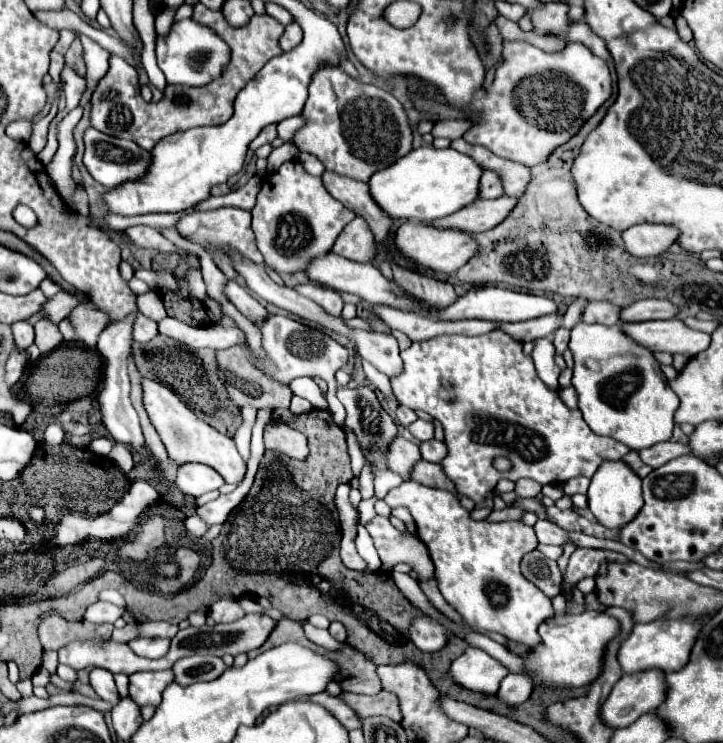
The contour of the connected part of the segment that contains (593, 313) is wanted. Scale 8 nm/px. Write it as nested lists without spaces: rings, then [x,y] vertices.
[[[590,301],[584,311],[582,311],[582,323],[606,323],[606,325],[616,325],[618,323],[618,311],[620,307],[602,303],[602,301]]]

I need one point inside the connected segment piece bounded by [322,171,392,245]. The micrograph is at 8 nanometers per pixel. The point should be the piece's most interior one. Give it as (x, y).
(354, 194)

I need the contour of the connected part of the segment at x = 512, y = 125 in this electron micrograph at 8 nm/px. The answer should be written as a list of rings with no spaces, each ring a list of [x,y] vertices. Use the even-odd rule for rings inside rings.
[[[504,41],[504,63],[496,69],[492,89],[484,99],[458,111],[452,105],[434,105],[420,97],[416,107],[438,113],[442,119],[474,119],[476,123],[464,135],[468,143],[484,145],[504,159],[532,167],[546,161],[548,153],[566,143],[610,93],[612,79],[606,61],[582,43],[566,45],[560,53],[544,53],[522,41]]]

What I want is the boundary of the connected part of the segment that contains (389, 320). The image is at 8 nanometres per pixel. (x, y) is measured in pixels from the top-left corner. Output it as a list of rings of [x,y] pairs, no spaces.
[[[362,303],[364,309],[372,309],[390,329],[406,333],[413,342],[424,341],[442,333],[462,333],[462,335],[480,335],[498,327],[494,321],[438,321],[414,311],[400,311],[390,305],[372,305]]]

